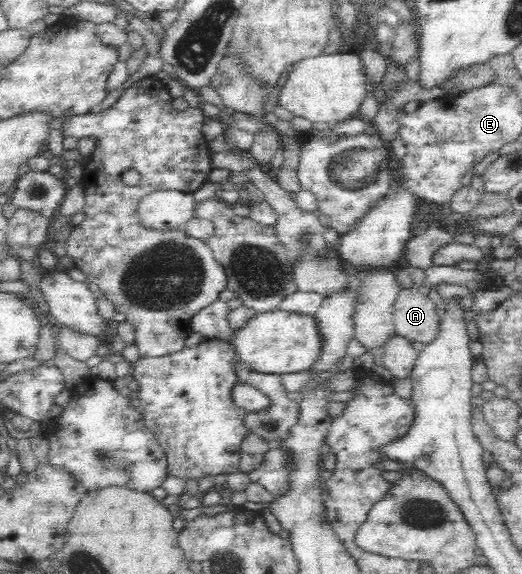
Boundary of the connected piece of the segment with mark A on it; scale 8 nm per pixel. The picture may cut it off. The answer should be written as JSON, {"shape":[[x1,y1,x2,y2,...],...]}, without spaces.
{"shape":[[400,288,394,302,395,334,410,342,431,343,439,333,438,309,417,288]]}

